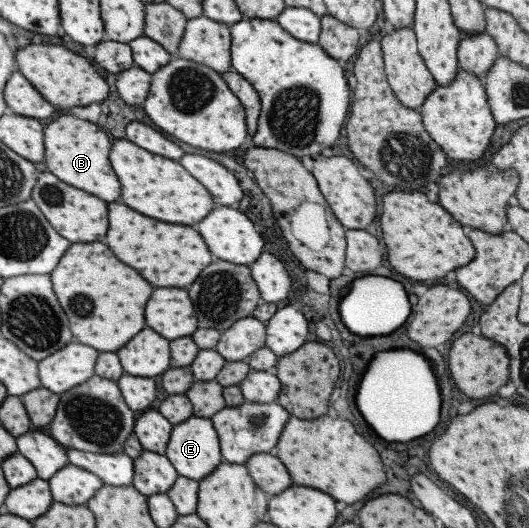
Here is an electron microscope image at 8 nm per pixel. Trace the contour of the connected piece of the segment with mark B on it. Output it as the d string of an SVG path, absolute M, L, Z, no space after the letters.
M60 116L44 128L44 164L50 174L54 174L64 184L70 184L78 190L90 192L106 202L112 202L120 194L118 180L108 164L110 140L108 136L92 122Z

